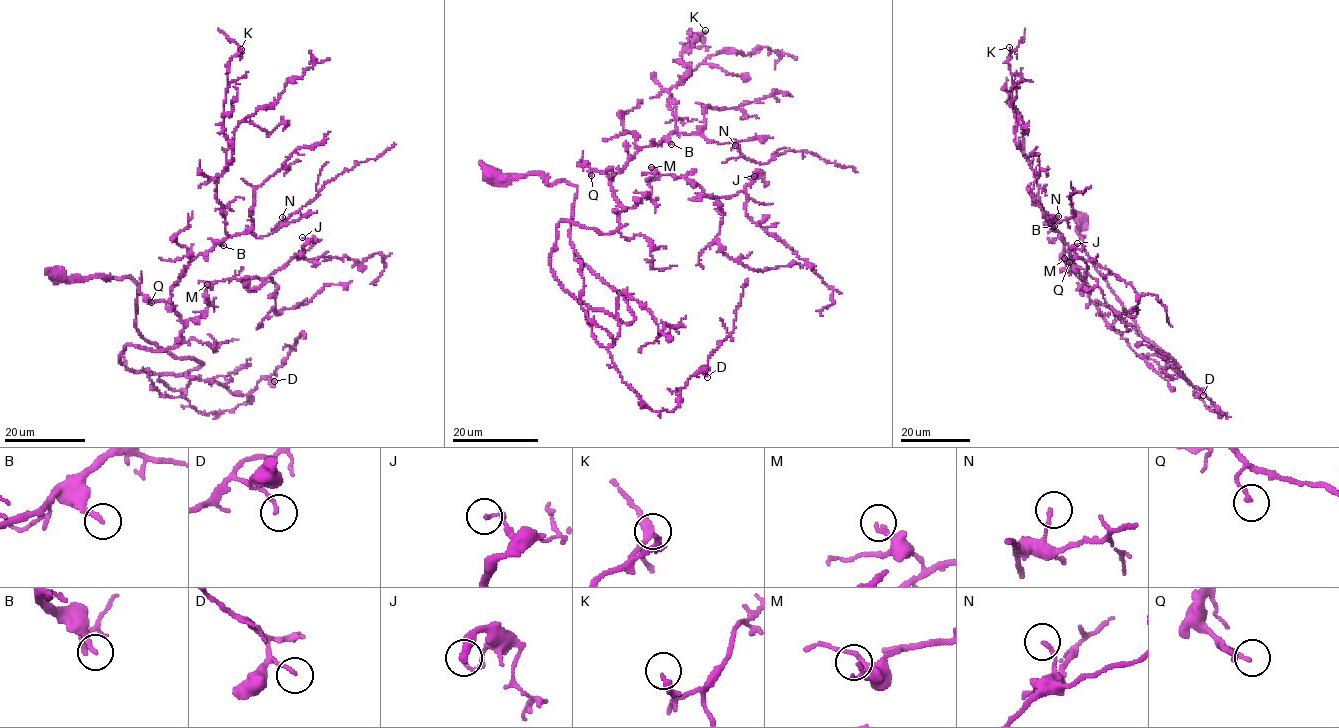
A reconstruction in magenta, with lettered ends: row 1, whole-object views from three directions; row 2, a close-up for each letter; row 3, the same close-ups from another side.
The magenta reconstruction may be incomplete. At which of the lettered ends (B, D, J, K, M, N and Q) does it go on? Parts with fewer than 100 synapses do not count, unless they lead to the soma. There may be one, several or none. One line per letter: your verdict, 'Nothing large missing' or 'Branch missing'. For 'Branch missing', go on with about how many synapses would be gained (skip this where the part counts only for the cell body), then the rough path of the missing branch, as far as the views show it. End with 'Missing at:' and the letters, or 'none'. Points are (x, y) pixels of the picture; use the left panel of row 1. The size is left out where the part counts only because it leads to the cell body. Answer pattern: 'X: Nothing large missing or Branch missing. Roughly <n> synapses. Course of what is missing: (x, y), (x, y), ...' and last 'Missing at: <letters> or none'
B: Nothing large missing
D: Nothing large missing
J: Nothing large missing
K: Branch missing. Roughly 120 synapses
M: Nothing large missing
N: Nothing large missing
Q: Nothing large missing
Missing at: K

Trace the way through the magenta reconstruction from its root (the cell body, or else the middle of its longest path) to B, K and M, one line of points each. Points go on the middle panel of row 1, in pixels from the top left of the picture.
B: (489, 175), (575, 187), (571, 247), (627, 323), (556, 279), (556, 227), (613, 232), (612, 176), (671, 144)
K: (489, 175), (575, 187), (571, 247), (631, 322), (560, 284), (556, 227), (619, 225), (705, 30)
M: (489, 175), (575, 187), (571, 247), (627, 323), (575, 299), (549, 253), (562, 220), (613, 232), (651, 167)

